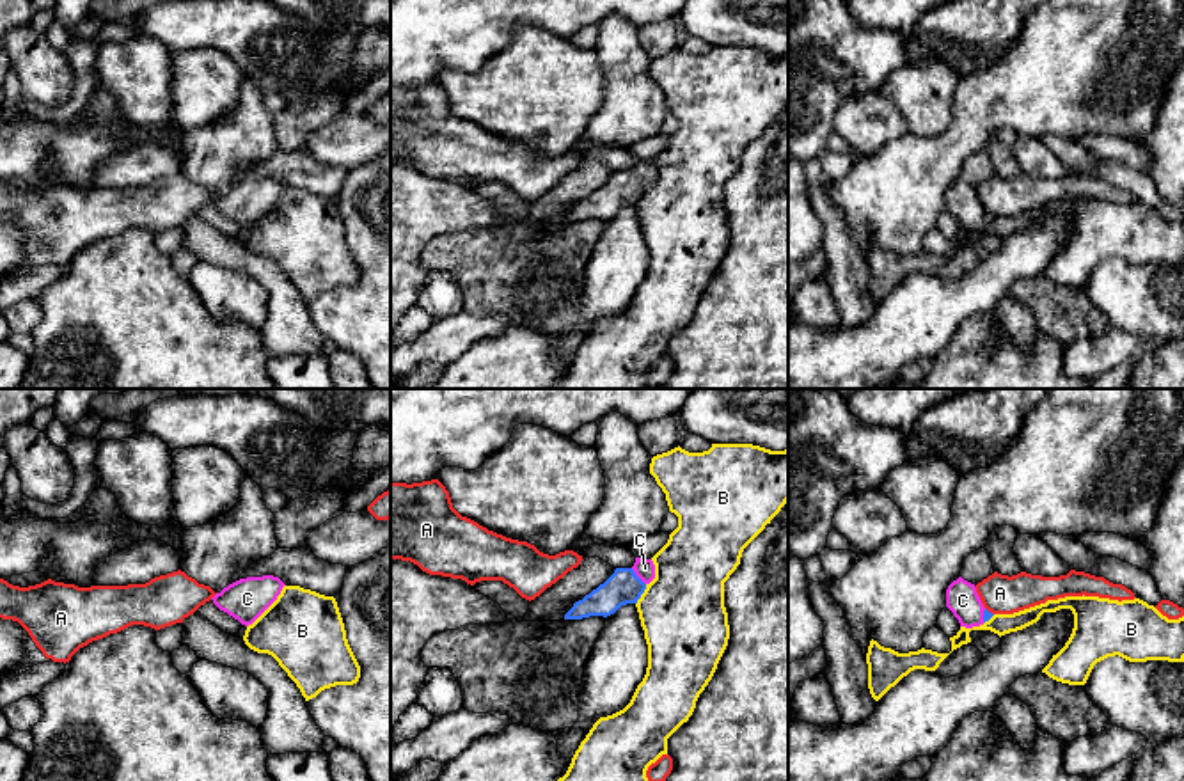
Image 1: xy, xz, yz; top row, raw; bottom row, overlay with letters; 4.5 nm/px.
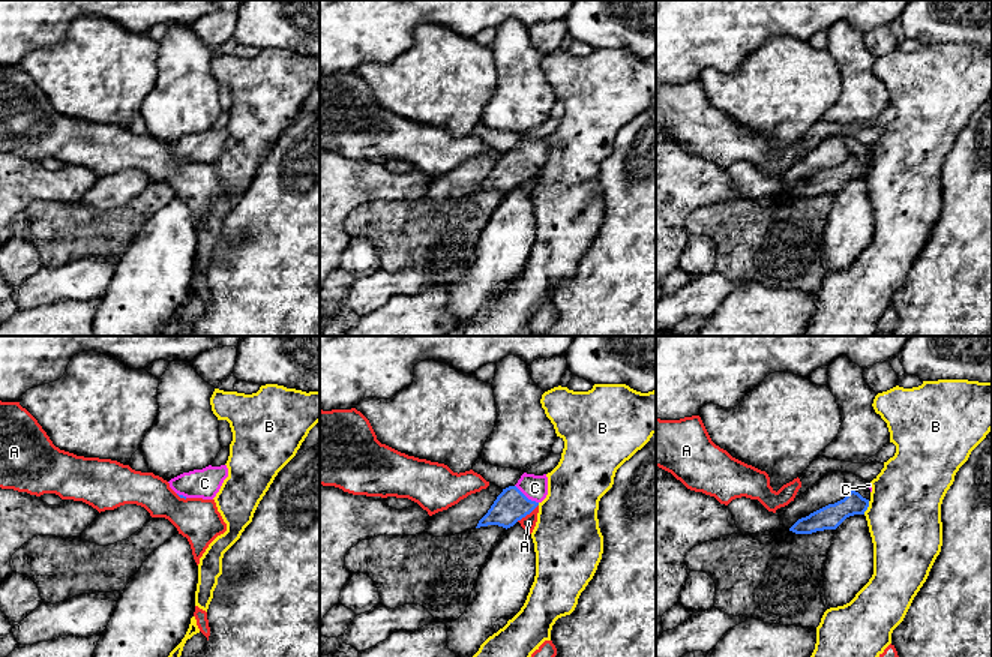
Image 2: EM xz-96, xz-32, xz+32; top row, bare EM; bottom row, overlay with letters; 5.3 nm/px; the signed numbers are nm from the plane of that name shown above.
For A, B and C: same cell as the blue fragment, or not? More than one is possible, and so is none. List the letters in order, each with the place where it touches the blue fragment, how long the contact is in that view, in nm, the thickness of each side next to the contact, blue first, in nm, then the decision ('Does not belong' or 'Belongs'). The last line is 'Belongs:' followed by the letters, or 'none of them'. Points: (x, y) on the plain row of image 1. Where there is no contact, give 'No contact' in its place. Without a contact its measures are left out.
A: Touches blue at yz (987, 213). Shared border 50 nm. Thickness 40 nm (blue) against 180 nm. Does not belong
B: Touches blue at xz (641, 196). Shared border 110 nm. Thickness 160 nm (blue) against 380 nm. Does not belong
C: Touches blue at xz (638, 180). Shared border 100 nm. Thickness 160 nm (blue) against 90 nm. Belongs
Belongs: C

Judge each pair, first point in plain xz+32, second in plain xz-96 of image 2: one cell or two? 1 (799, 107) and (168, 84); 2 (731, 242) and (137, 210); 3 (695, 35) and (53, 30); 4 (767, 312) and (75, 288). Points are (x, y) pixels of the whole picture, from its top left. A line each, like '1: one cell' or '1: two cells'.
1: two cells
2: one cell
3: one cell
4: two cells

